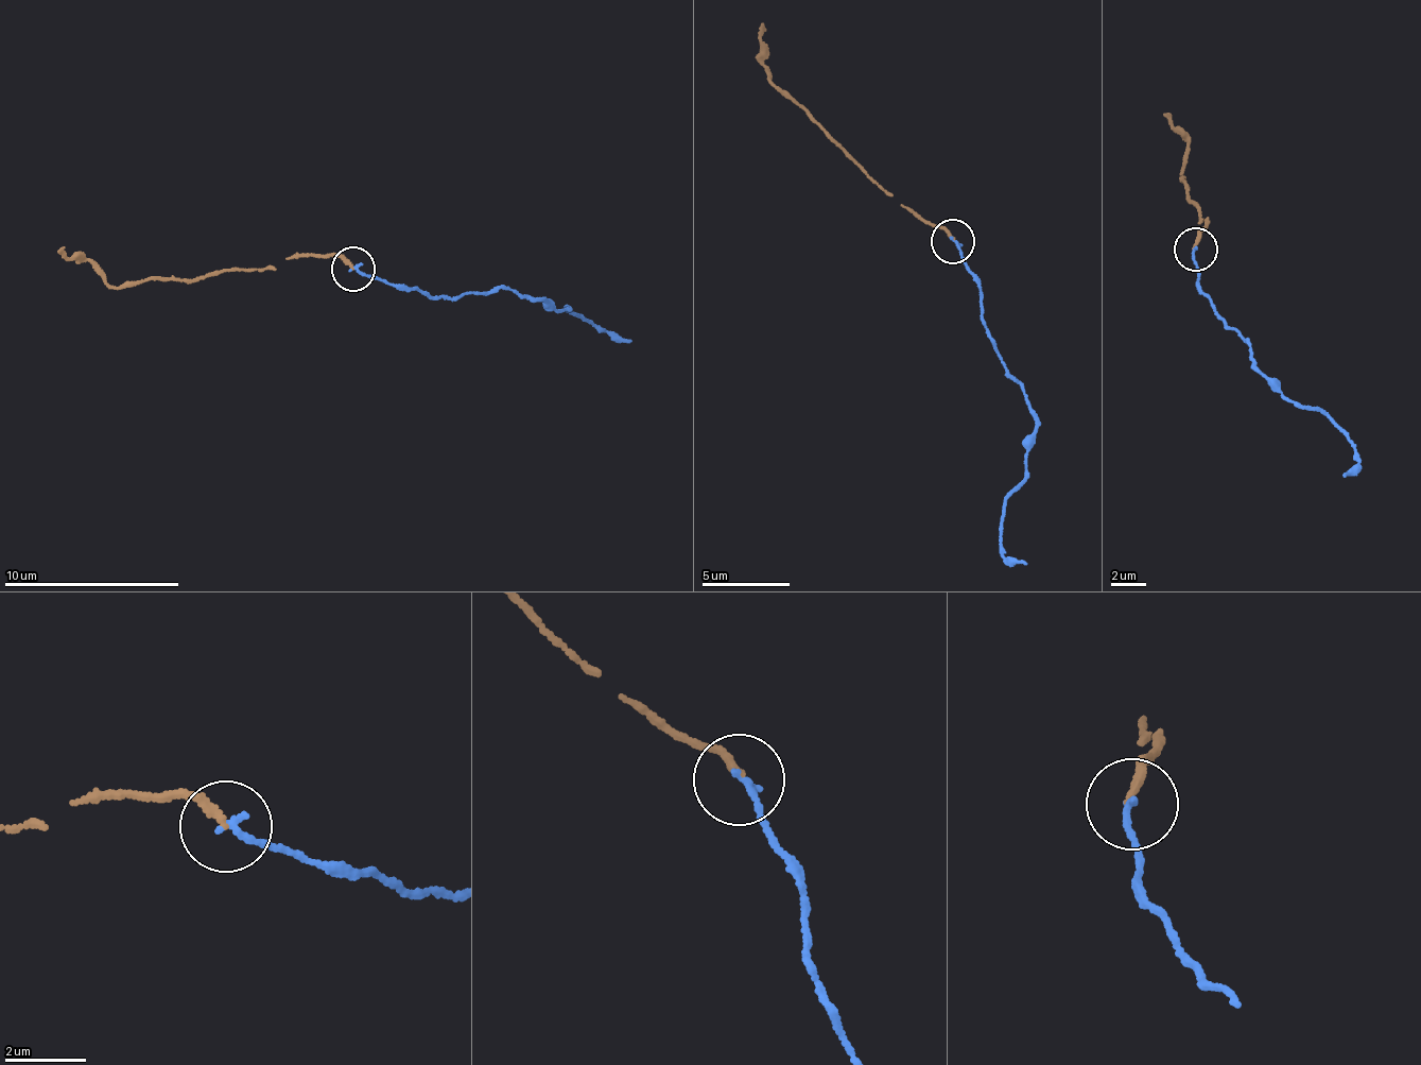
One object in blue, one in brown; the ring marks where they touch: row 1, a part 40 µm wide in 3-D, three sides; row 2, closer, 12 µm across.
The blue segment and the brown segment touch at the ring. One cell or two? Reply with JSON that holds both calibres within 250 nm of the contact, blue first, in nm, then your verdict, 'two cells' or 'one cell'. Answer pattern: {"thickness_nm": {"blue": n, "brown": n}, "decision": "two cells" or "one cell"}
{"thickness_nm": {"blue": 180, "brown": 180}, "decision": "one cell"}

